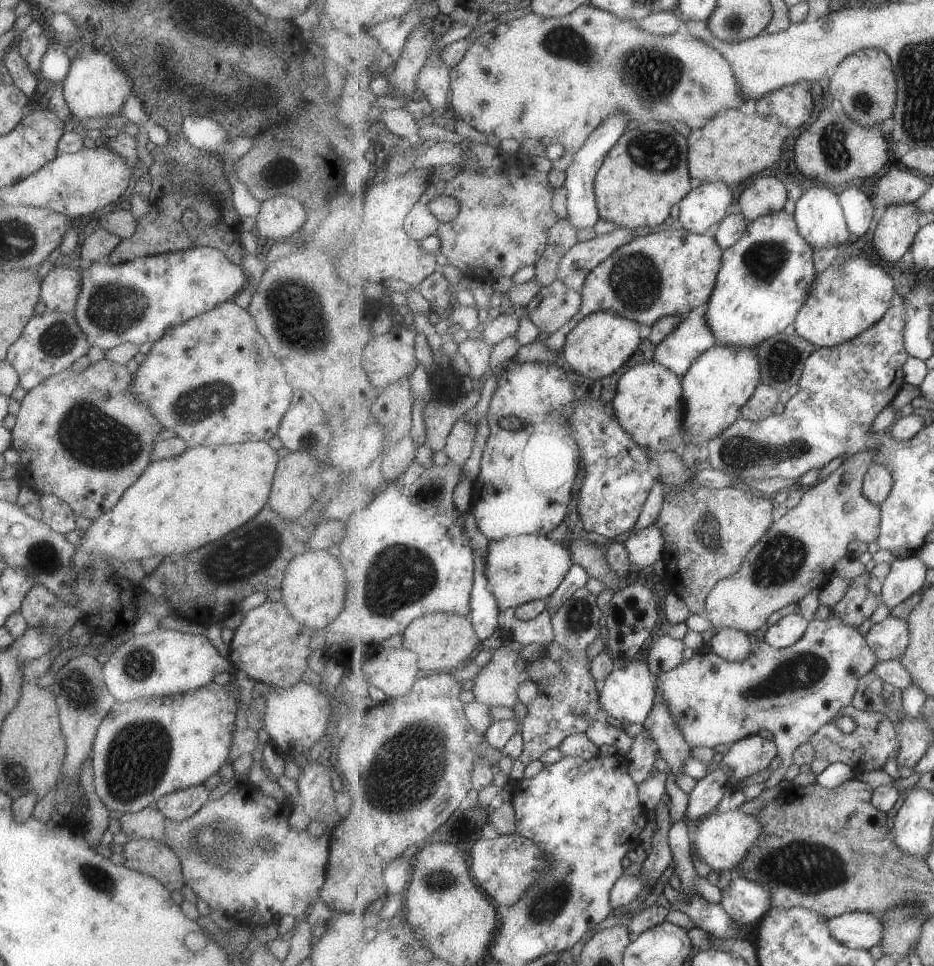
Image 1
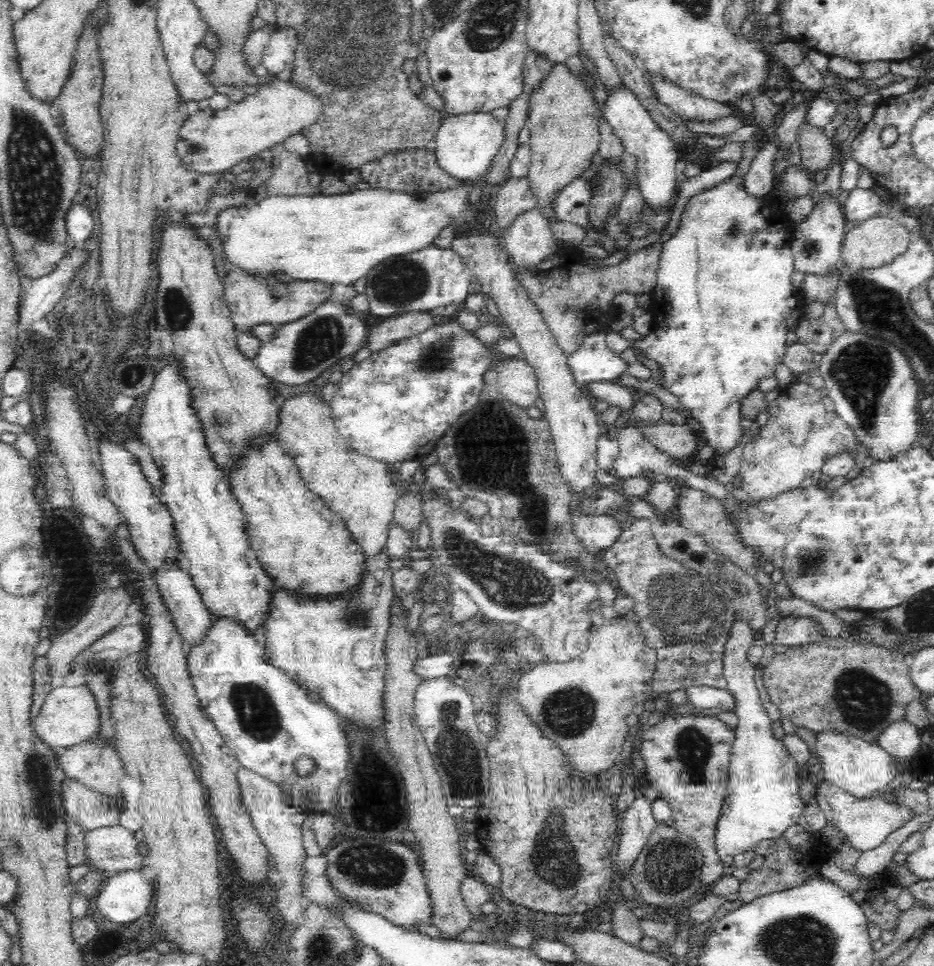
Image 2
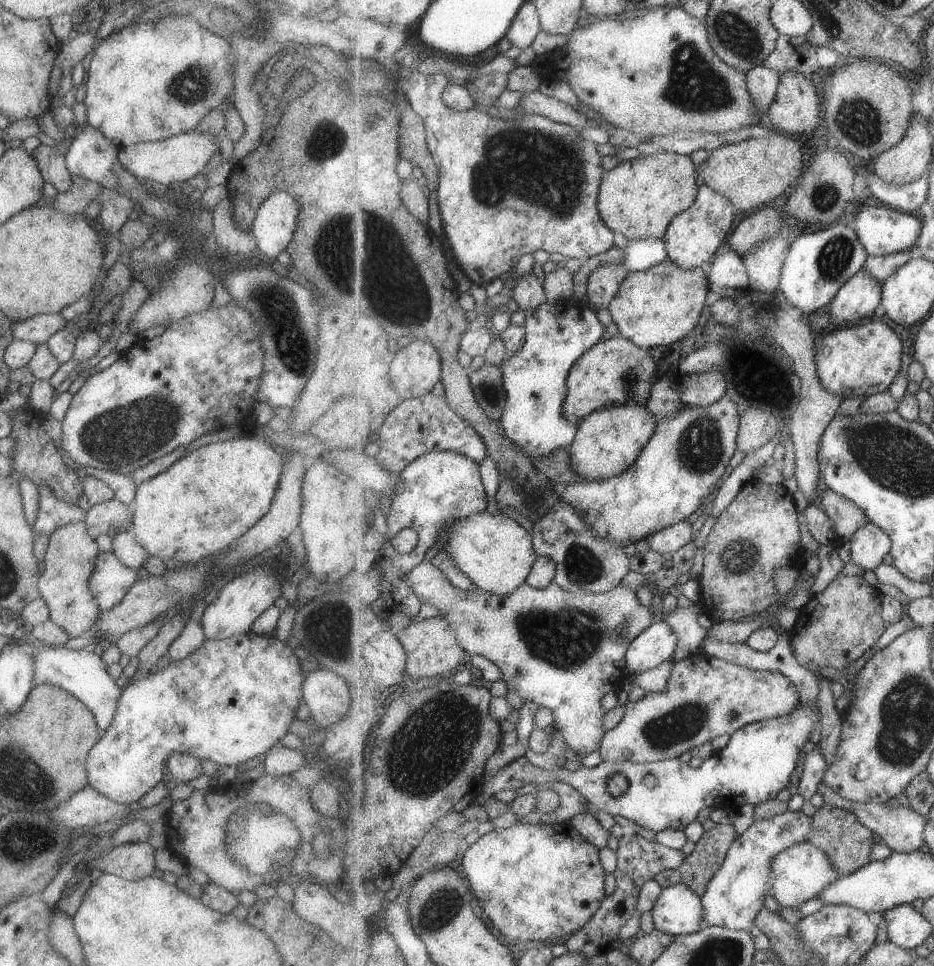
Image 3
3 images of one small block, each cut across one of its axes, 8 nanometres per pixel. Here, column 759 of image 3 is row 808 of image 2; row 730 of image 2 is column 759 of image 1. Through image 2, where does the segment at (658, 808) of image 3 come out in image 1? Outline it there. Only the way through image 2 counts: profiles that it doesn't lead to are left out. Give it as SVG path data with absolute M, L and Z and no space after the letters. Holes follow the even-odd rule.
M752 735L730 746L729 752L718 764L710 762L708 773L725 768L729 774L729 787L739 789L739 782L769 768L777 756L775 741Z

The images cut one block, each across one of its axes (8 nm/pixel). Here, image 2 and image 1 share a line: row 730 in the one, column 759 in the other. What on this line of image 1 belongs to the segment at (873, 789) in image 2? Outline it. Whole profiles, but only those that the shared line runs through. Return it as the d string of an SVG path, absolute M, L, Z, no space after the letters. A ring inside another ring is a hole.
M741 810L727 812L715 811L698 821L691 830L692 854L706 863L712 870L729 870L734 874L734 869L747 858L751 846L761 836L761 824L751 814L743 814Z

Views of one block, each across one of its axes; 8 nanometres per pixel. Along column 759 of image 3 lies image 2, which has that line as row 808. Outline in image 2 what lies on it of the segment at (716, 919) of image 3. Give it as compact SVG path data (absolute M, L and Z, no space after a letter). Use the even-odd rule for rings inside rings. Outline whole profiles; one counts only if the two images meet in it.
M822 780L816 785L817 793L814 798L824 811L828 825L836 827L842 833L847 843L856 847L856 850L866 852L878 848L884 840L900 830L906 822L916 816L915 810L905 804L893 804L877 795L875 798L856 798L855 795L838 788L836 785Z

